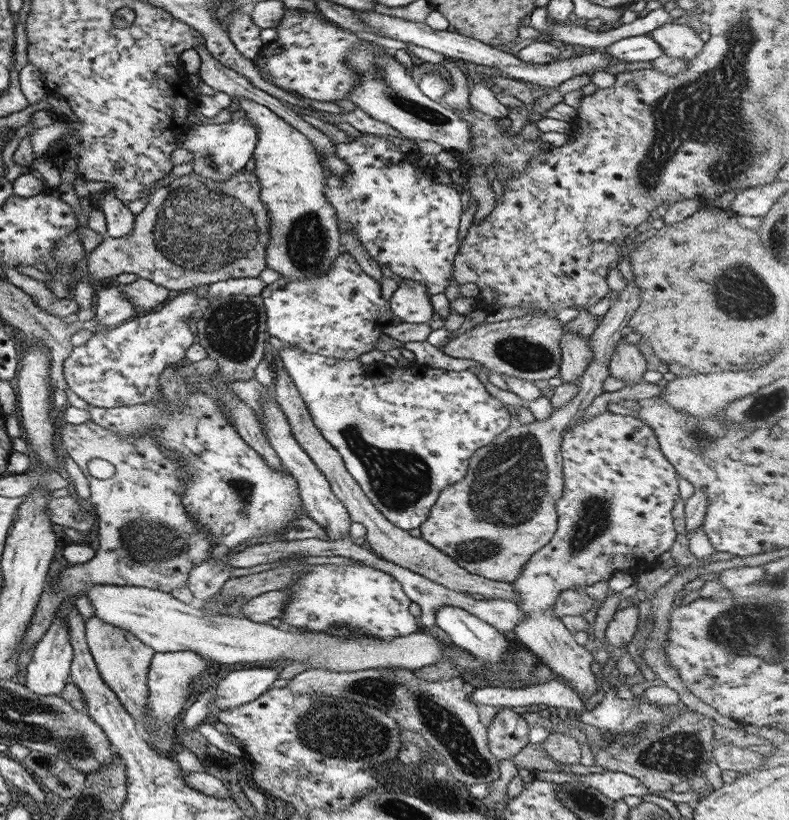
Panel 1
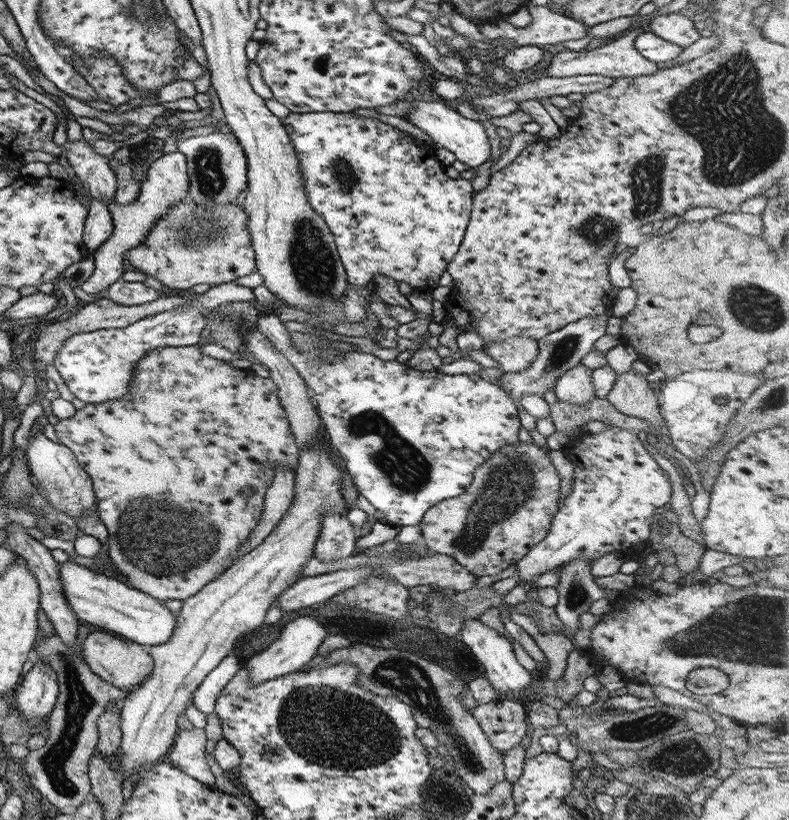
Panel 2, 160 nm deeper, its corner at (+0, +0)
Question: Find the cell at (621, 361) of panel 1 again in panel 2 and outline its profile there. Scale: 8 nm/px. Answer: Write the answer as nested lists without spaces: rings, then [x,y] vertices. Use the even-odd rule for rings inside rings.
[[[632,366],[628,372],[616,375],[606,399],[621,414],[647,420],[660,428],[664,420],[657,406],[656,390],[649,389],[644,375],[635,373]]]

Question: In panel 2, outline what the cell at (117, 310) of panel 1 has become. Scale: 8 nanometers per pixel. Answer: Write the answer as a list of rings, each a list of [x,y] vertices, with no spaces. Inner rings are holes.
[[[118,279],[110,286],[107,286],[103,296],[111,299],[115,304],[133,306],[155,300],[159,296],[159,292],[153,290],[153,288],[147,288],[143,283],[127,283]]]

